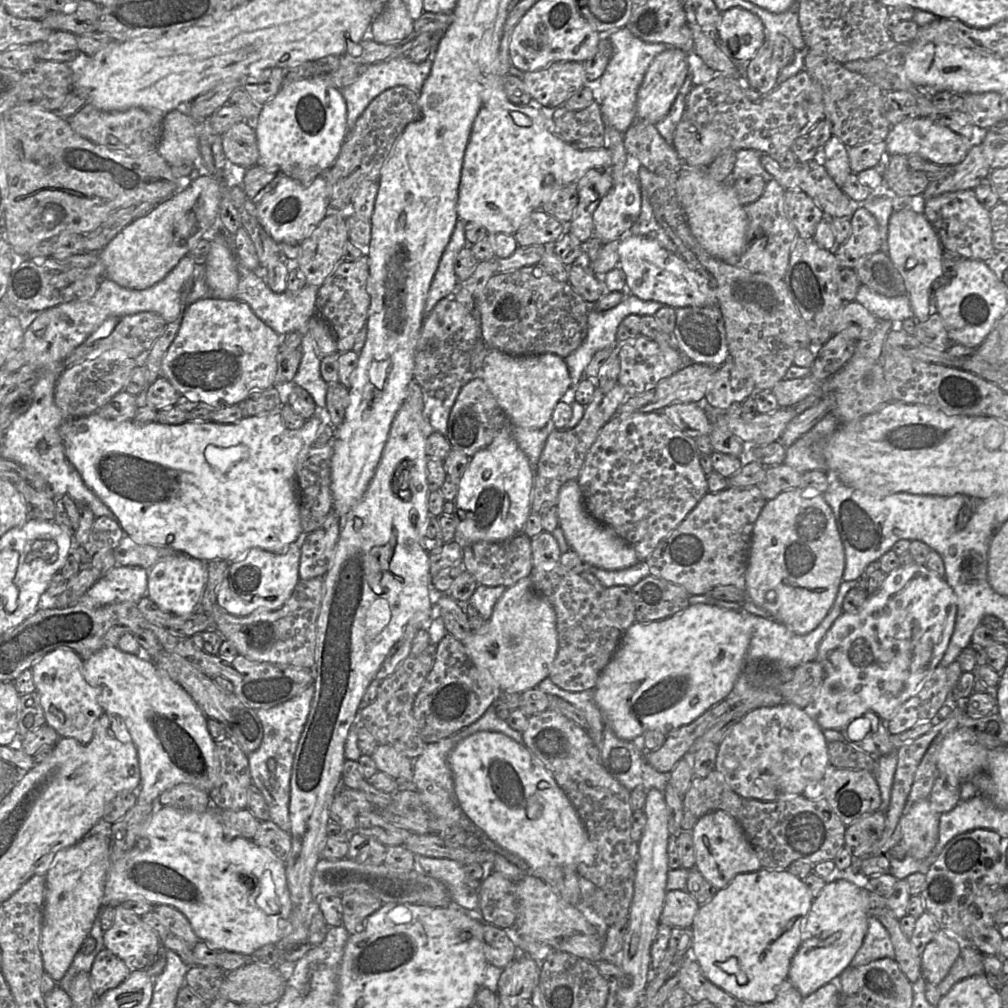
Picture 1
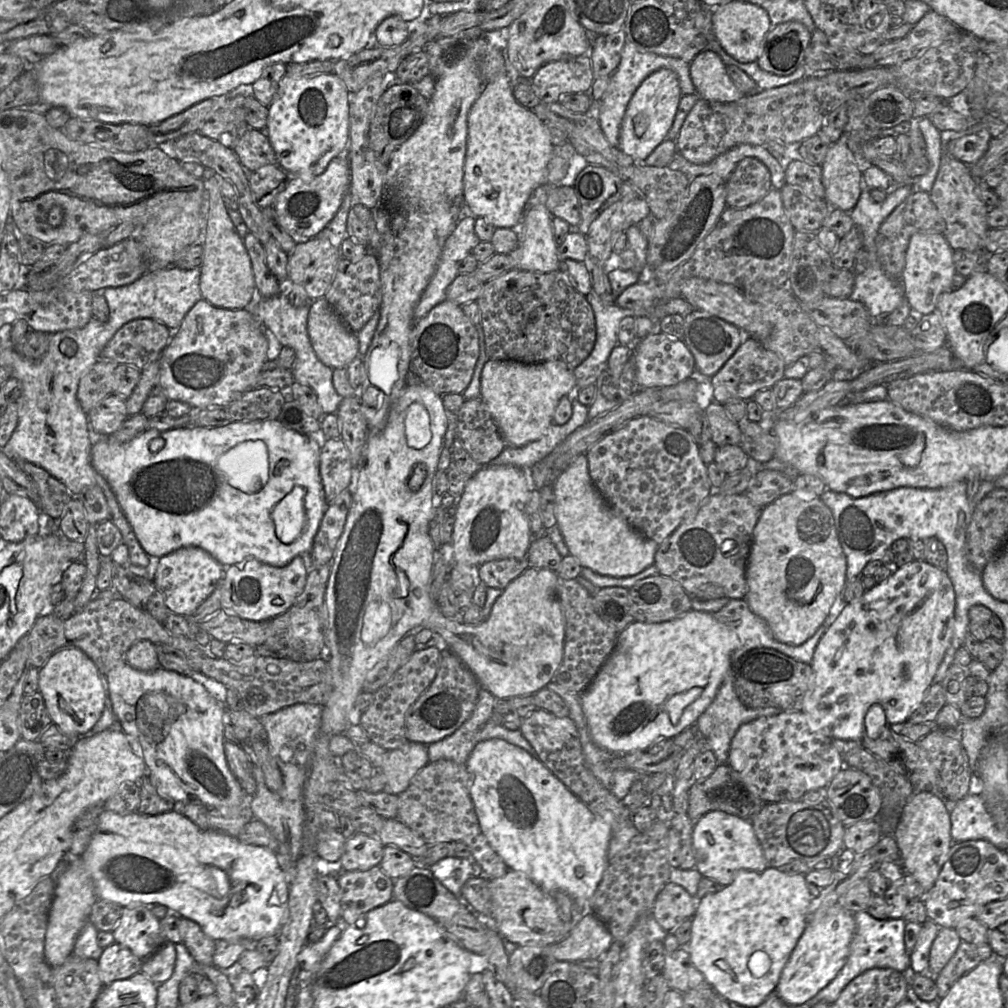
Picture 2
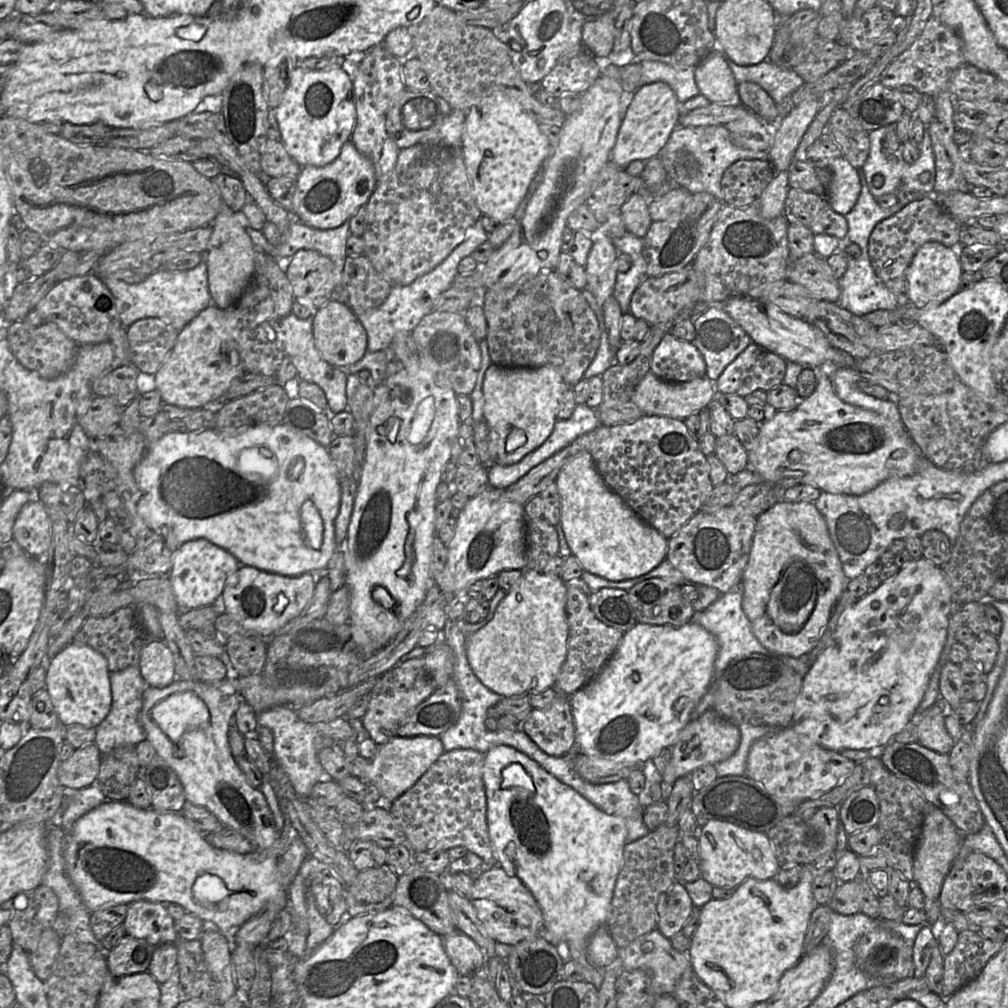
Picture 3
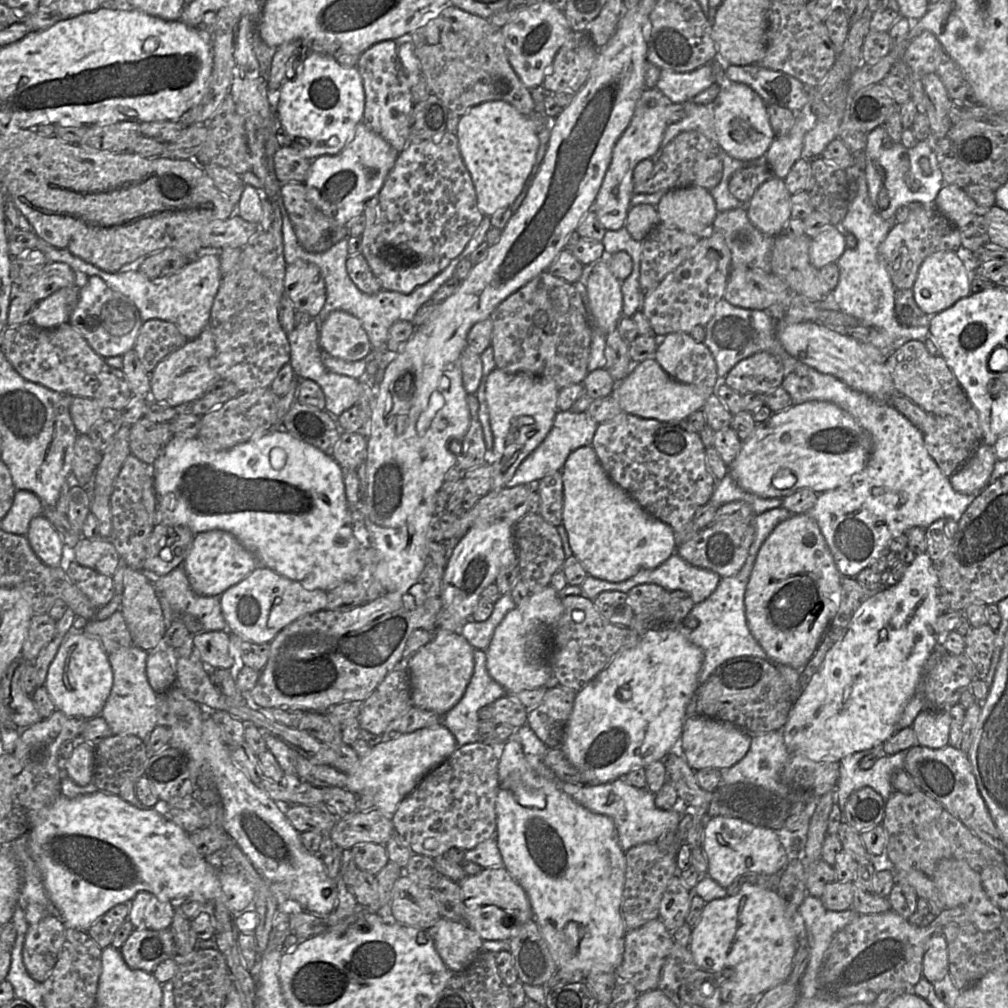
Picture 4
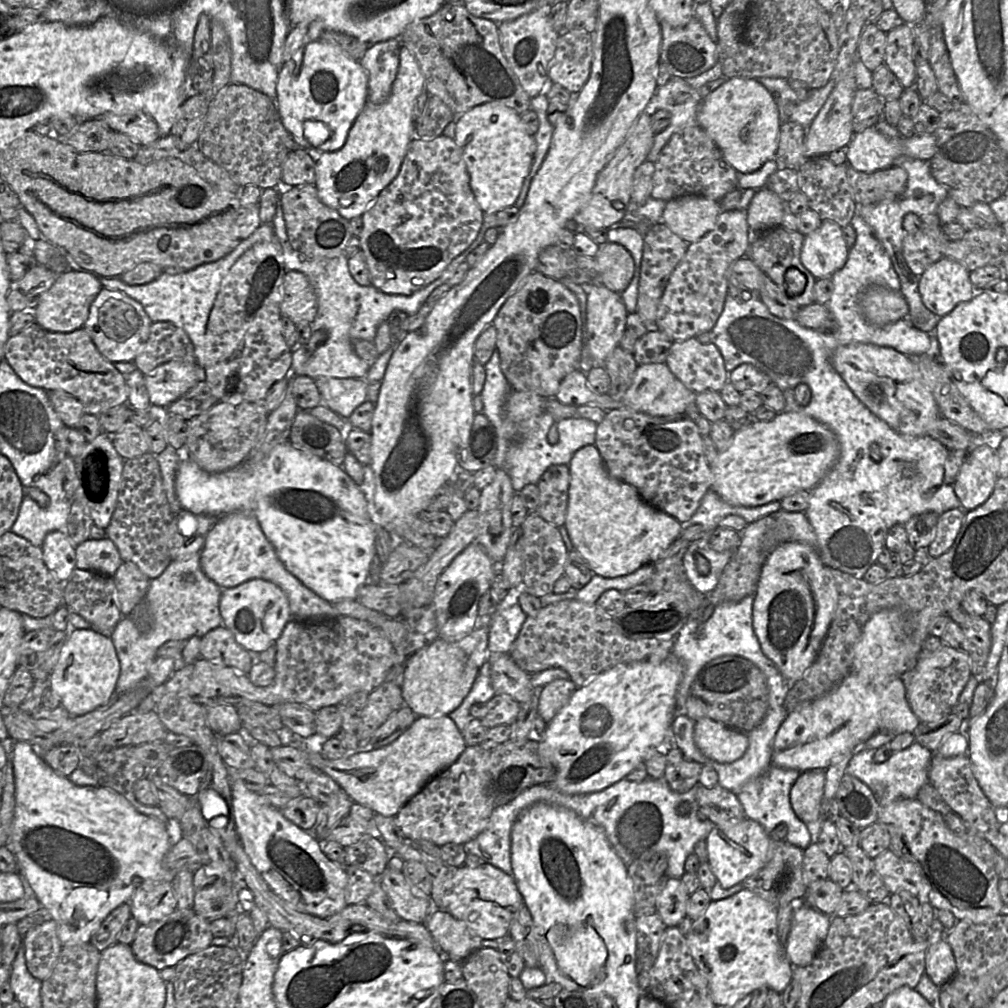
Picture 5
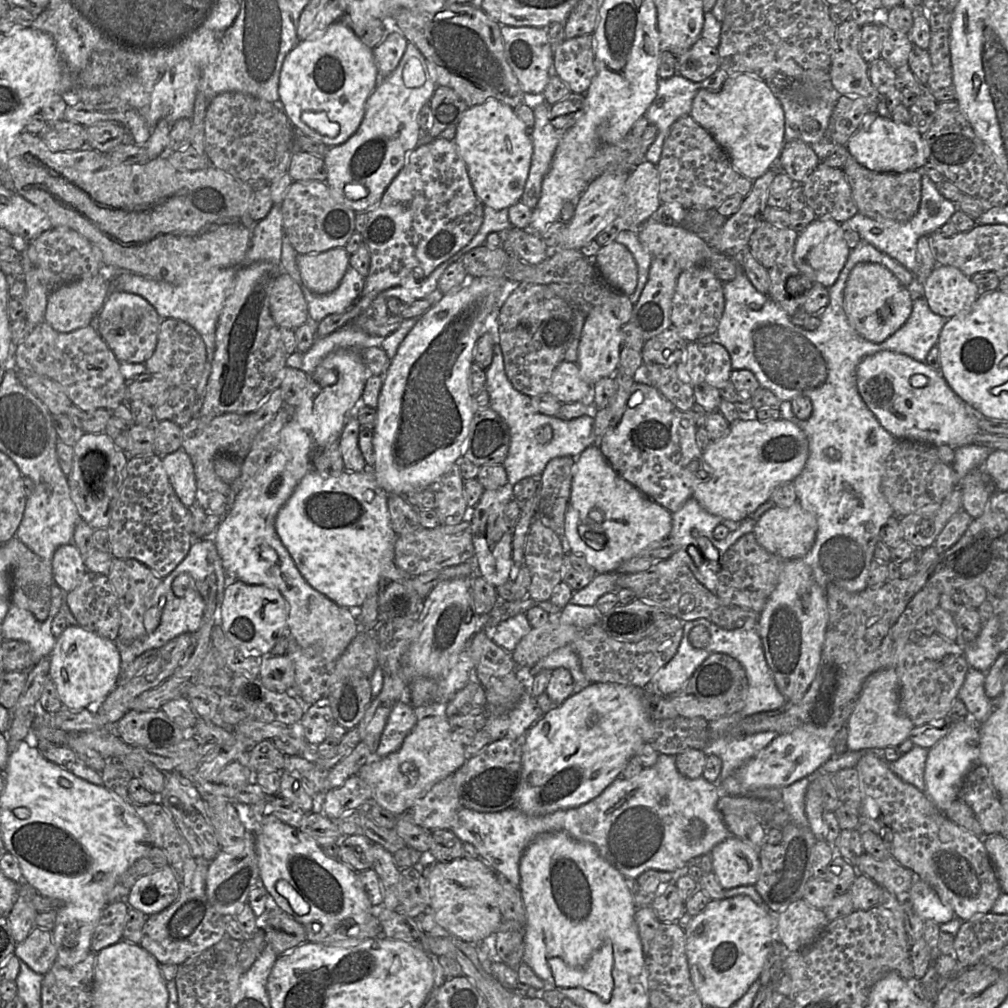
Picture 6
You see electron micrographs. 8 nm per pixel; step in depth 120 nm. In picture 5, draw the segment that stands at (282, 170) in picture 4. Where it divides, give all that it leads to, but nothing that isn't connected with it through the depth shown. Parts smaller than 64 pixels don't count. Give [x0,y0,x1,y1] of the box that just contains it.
[281,151,315,186]

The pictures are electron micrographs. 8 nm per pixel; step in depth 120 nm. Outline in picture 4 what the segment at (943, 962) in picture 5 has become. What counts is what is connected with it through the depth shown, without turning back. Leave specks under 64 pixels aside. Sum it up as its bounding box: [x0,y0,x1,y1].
[922,934,949,983]

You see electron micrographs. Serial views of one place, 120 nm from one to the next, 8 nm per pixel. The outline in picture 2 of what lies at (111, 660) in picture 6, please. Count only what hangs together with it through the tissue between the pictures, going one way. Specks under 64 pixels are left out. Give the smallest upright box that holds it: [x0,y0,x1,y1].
[39,647,107,736]

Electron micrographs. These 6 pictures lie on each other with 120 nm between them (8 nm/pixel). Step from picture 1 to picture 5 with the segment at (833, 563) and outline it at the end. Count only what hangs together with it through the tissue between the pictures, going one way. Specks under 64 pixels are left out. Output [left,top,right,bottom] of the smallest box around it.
[753,541,836,684]

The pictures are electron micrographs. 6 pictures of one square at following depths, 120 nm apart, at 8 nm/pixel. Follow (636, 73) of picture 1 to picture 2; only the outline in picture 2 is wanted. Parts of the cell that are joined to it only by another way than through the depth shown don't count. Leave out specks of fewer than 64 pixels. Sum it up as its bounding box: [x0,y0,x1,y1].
[598,40,696,147]

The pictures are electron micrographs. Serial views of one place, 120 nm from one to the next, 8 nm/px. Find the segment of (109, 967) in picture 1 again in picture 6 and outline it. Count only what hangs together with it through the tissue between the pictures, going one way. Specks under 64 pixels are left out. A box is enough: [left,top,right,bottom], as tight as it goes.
[139,859,234,965]

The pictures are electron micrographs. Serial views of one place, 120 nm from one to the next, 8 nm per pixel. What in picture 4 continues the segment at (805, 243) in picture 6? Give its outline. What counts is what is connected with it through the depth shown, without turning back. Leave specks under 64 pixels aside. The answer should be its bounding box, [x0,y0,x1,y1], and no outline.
[809,226,846,270]

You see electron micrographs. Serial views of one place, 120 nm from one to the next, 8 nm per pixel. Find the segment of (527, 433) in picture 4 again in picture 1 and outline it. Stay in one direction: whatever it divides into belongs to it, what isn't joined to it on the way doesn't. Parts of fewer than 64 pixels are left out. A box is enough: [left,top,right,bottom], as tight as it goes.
[481,349,571,429]

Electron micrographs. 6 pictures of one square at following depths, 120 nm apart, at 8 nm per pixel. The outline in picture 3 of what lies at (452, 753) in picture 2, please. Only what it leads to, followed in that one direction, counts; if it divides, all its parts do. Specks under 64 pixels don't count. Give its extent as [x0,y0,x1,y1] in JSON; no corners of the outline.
[439,619,569,776]

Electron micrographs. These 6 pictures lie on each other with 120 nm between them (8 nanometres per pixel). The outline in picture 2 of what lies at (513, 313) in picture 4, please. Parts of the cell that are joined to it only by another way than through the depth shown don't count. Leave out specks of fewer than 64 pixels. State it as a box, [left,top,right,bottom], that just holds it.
[476,270,596,371]

